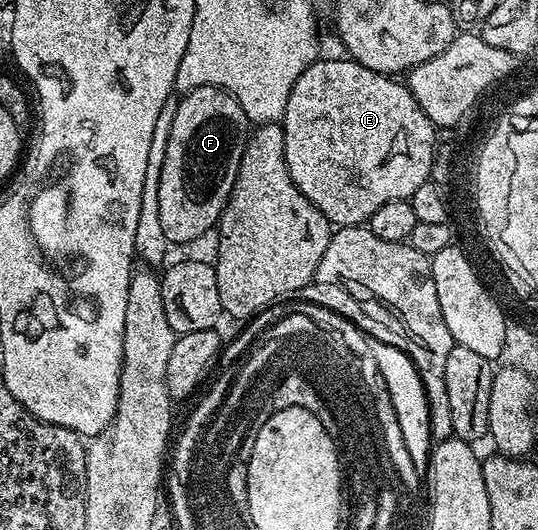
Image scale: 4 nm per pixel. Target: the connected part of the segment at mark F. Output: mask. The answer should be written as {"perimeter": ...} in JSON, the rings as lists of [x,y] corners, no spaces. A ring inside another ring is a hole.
{"perimeter":[[[200,87],[199,89],[191,89],[184,92],[177,99],[177,112],[175,113],[175,121],[171,121],[171,137],[167,137],[167,153],[163,157],[163,173],[159,177],[159,218],[162,221],[163,233],[166,234],[168,242],[175,243],[193,243],[200,235],[205,235],[214,230],[221,221],[221,214],[227,205],[227,201],[231,197],[231,189],[235,185],[235,177],[239,173],[239,165],[243,157],[243,149],[245,143],[249,140],[249,132],[251,124],[249,118],[243,113],[243,109],[239,105],[239,101],[235,101],[235,97],[221,87]]]}

